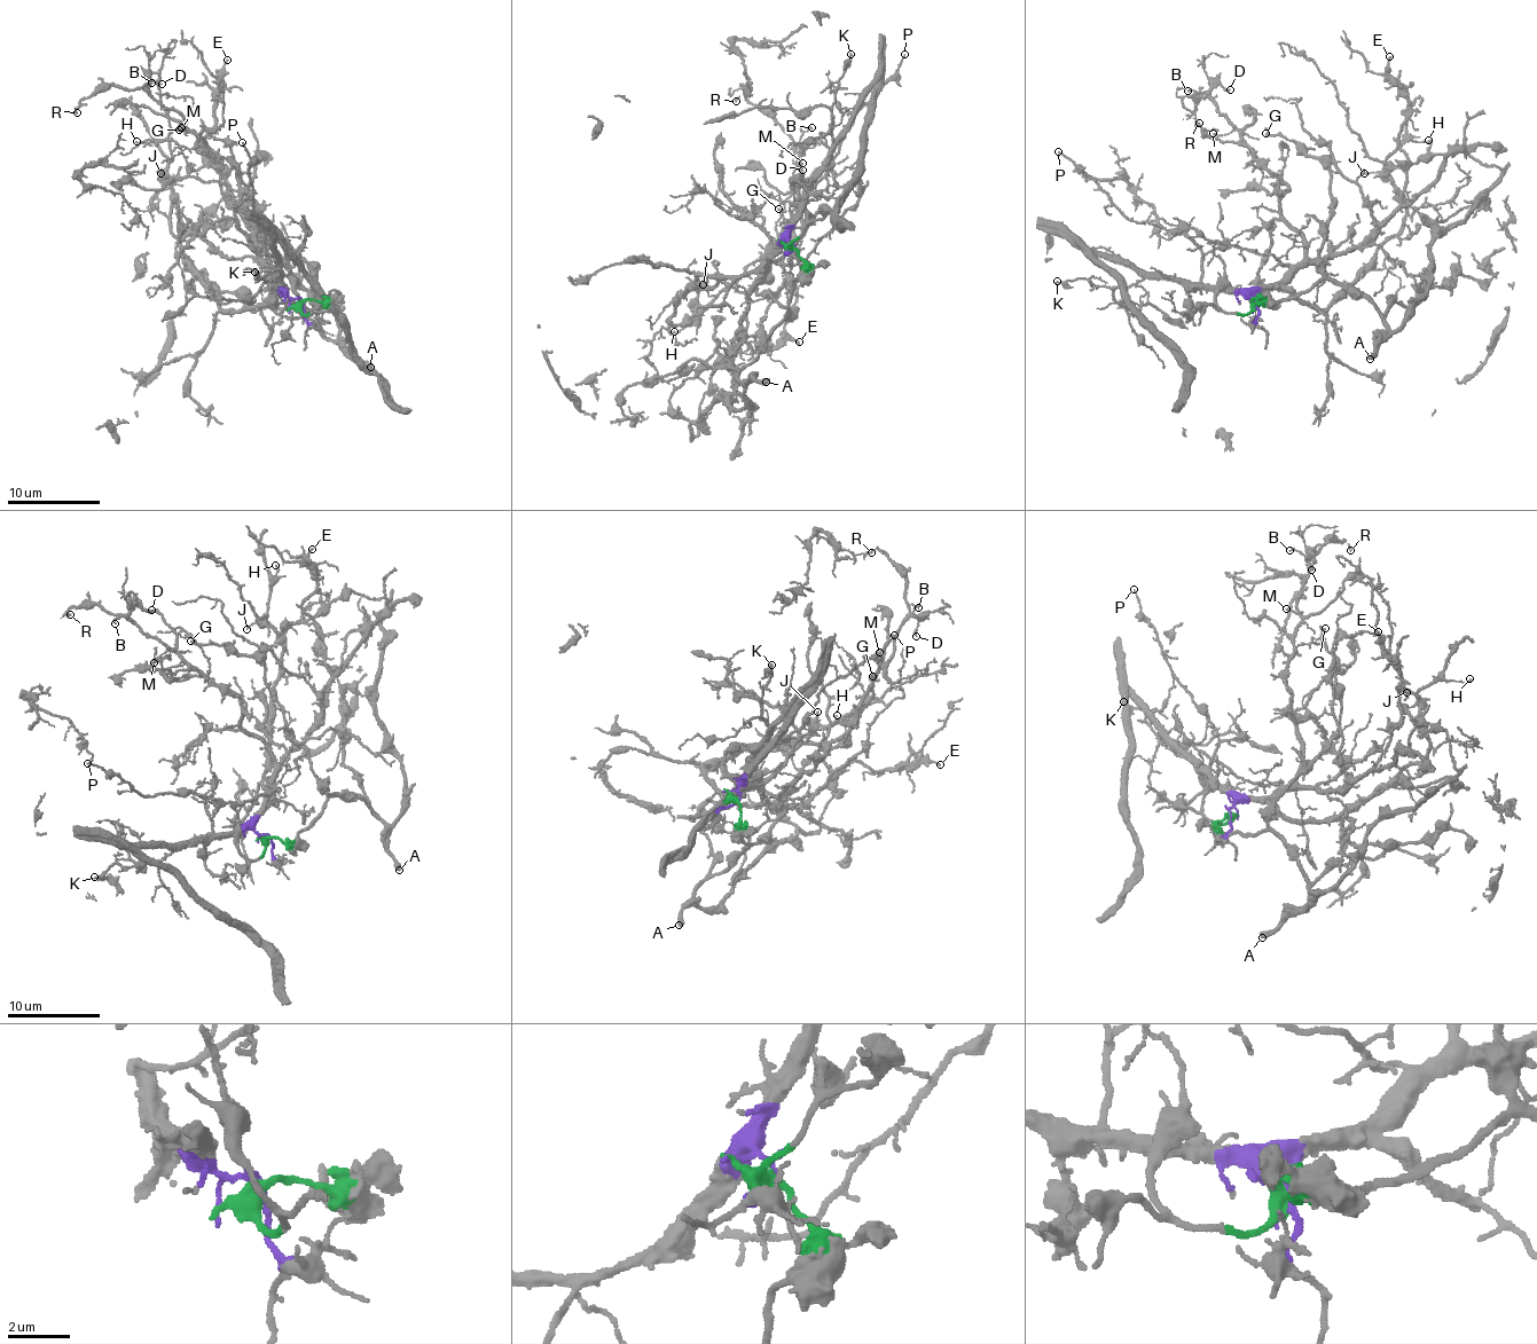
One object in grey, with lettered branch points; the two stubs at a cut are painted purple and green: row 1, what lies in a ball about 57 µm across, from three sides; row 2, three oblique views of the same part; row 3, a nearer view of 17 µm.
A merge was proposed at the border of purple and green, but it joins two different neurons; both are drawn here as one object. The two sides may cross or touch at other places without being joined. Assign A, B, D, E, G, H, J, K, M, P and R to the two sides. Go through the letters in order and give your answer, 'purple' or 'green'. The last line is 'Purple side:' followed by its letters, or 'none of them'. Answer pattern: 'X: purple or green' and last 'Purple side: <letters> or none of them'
A: green
B: purple
D: purple
E: purple
G: green
H: purple
J: purple
K: purple
M: purple
P: purple
R: purple
Purple side: B, D, E, H, J, K, M, P, R

